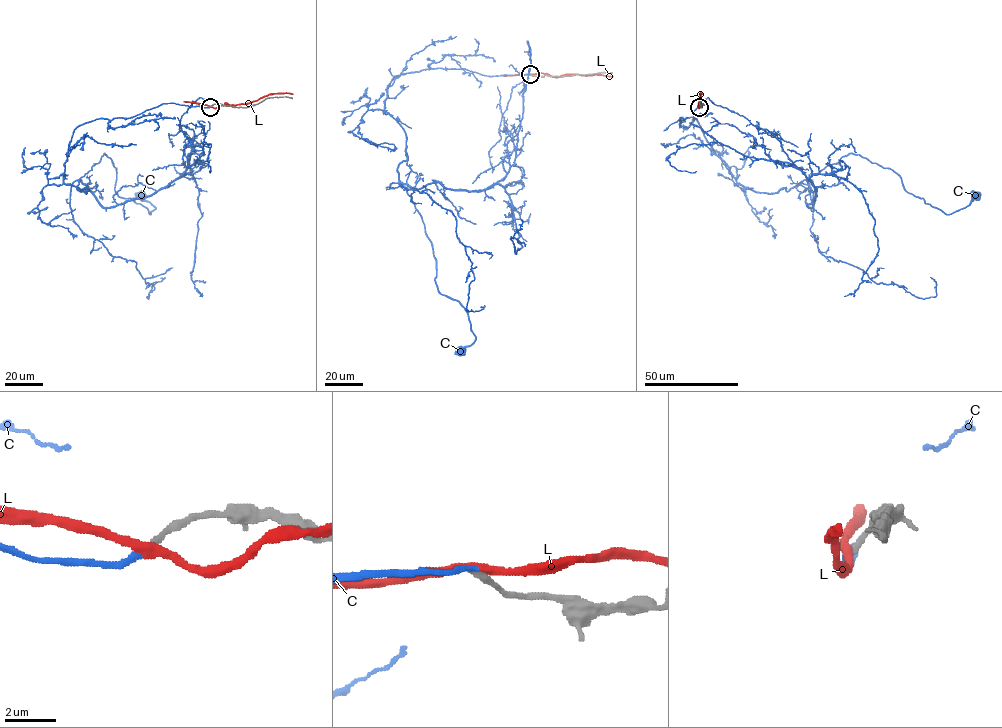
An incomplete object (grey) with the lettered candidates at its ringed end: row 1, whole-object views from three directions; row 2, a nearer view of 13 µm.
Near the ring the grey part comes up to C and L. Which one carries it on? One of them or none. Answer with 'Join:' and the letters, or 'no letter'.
Join: C

